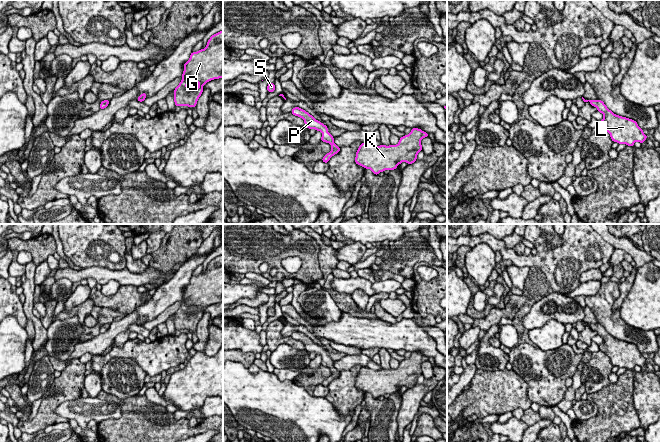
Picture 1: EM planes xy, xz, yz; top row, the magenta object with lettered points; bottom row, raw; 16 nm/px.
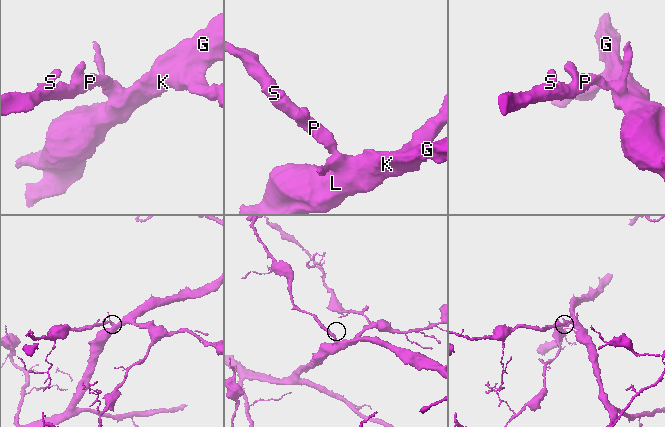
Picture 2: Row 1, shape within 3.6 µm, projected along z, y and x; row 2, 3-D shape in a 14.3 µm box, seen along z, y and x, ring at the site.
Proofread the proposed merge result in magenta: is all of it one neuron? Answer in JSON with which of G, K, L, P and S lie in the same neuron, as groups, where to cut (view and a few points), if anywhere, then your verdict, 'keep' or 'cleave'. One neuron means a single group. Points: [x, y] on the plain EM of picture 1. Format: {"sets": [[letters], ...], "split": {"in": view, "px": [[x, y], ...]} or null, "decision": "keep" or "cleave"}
{"sets": [["G", "K", "L", "P", "S"]], "split": null, "decision": "keep"}

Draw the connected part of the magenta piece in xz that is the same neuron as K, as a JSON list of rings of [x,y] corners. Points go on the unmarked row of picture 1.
[[[413,352],[408,359],[399,363],[397,369],[373,370],[363,366],[356,376],[355,387],[370,393],[375,399],[385,394],[394,394],[402,386],[412,388],[422,375],[421,364],[428,359],[421,353]]]

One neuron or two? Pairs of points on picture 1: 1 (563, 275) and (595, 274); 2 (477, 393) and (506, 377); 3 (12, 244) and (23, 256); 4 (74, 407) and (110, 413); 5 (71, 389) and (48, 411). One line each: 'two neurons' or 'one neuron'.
1: two neurons
2: one neuron
3: two neurons
4: one neuron
5: one neuron

